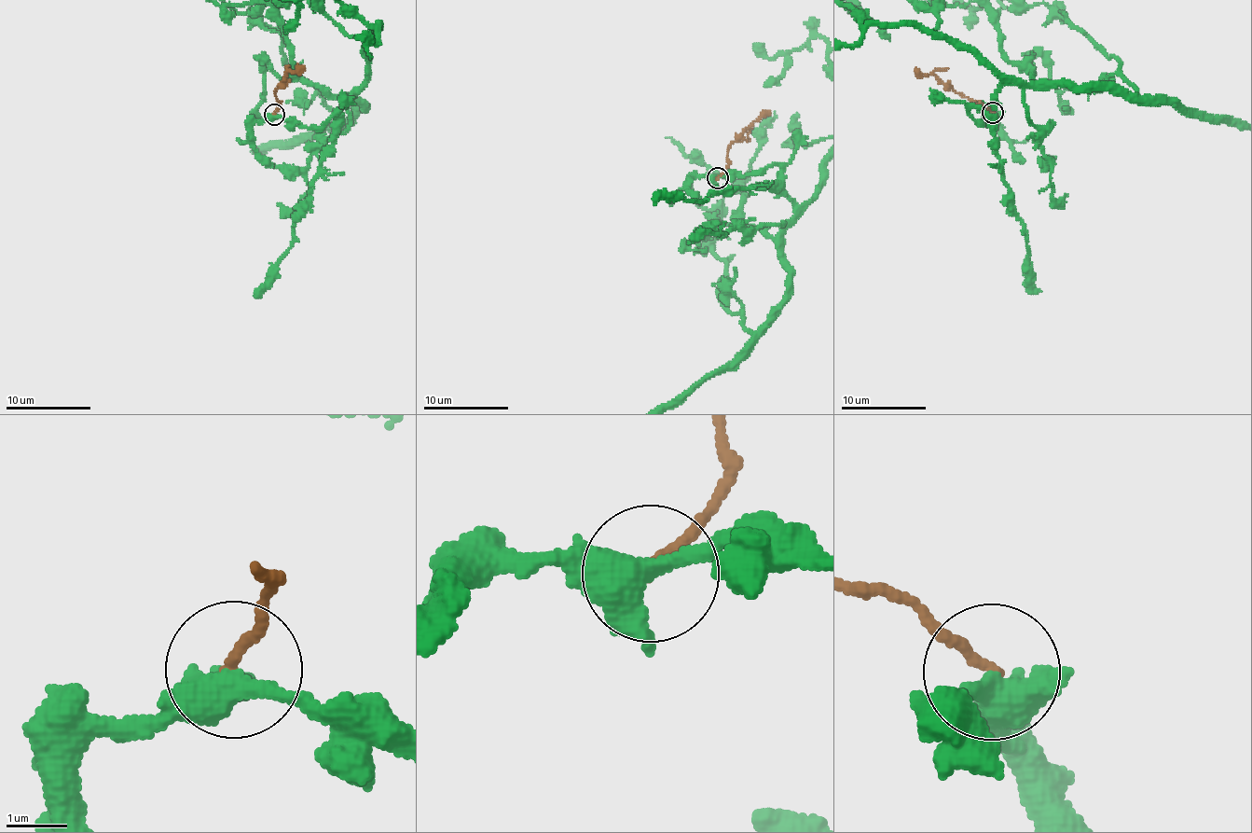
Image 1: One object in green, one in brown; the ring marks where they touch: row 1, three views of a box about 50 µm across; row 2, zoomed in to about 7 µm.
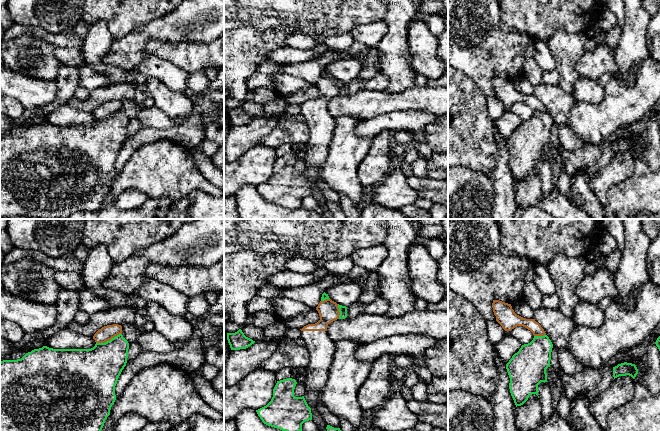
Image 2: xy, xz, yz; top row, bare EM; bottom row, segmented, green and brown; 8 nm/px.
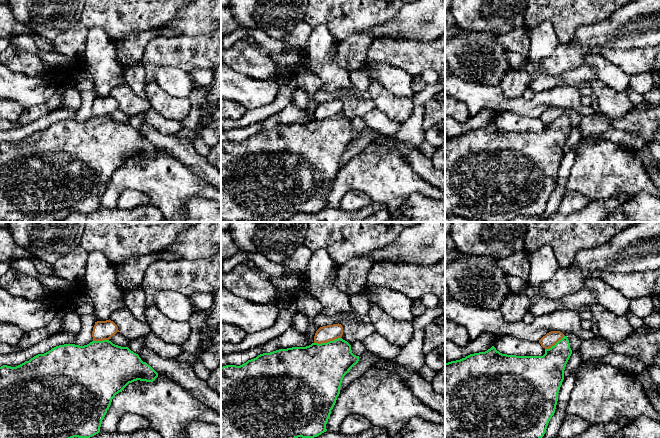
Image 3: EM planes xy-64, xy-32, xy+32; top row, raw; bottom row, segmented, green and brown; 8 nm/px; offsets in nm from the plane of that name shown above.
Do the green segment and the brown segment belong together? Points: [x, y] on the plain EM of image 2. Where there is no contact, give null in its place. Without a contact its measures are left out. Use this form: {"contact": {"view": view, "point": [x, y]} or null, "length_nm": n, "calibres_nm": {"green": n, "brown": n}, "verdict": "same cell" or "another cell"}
{"contact": {"view": "xy", "point": [109, 116]}, "length_nm": 220, "calibres_nm": {"green": 360, "brown": 120}, "verdict": "another cell"}

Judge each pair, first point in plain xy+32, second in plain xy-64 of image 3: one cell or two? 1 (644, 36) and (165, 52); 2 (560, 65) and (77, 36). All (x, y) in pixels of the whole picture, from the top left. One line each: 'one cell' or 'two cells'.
1: two cells
2: two cells

